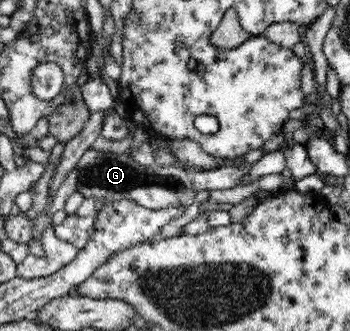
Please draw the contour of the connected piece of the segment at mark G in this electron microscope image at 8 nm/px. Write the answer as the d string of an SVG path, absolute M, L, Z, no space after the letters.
M88 147L77 166L74 166L74 169L64 179L51 206L47 207L46 213L51 216L52 221L52 215L65 207L67 199L74 192L80 192L84 199L93 198L95 201L110 202L128 199L154 210L175 206L184 206L186 210L194 203L196 197L196 189L194 189L191 178L183 168L175 166L162 168L155 164L140 166L126 153L101 152Z

